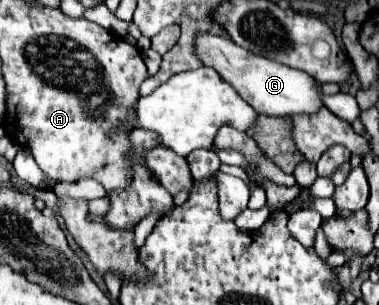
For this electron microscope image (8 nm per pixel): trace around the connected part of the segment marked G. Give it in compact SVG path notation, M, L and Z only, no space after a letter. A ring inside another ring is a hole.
M209 32L195 36L195 54L203 62L203 66L213 68L221 74L239 96L255 108L255 112L269 114L269 116L283 116L289 118L289 114L311 114L321 108L321 98L315 90L313 78L301 70L289 68L281 62L273 62L271 58L261 58L259 54L253 54L241 46L237 46L233 40L225 36L215 36Z

